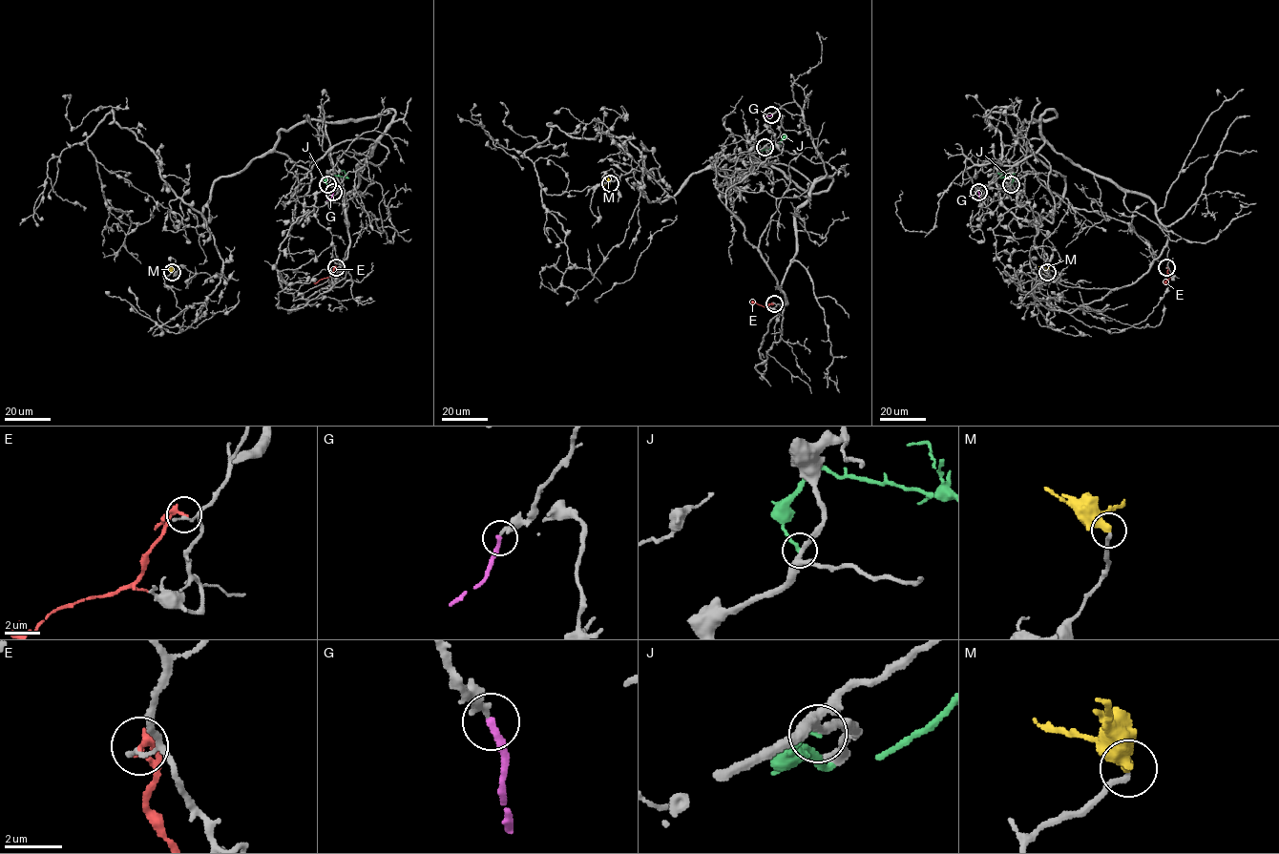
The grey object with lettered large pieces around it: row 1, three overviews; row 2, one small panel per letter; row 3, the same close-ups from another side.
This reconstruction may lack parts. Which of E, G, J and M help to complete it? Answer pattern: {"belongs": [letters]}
{"belongs": ["G"]}

